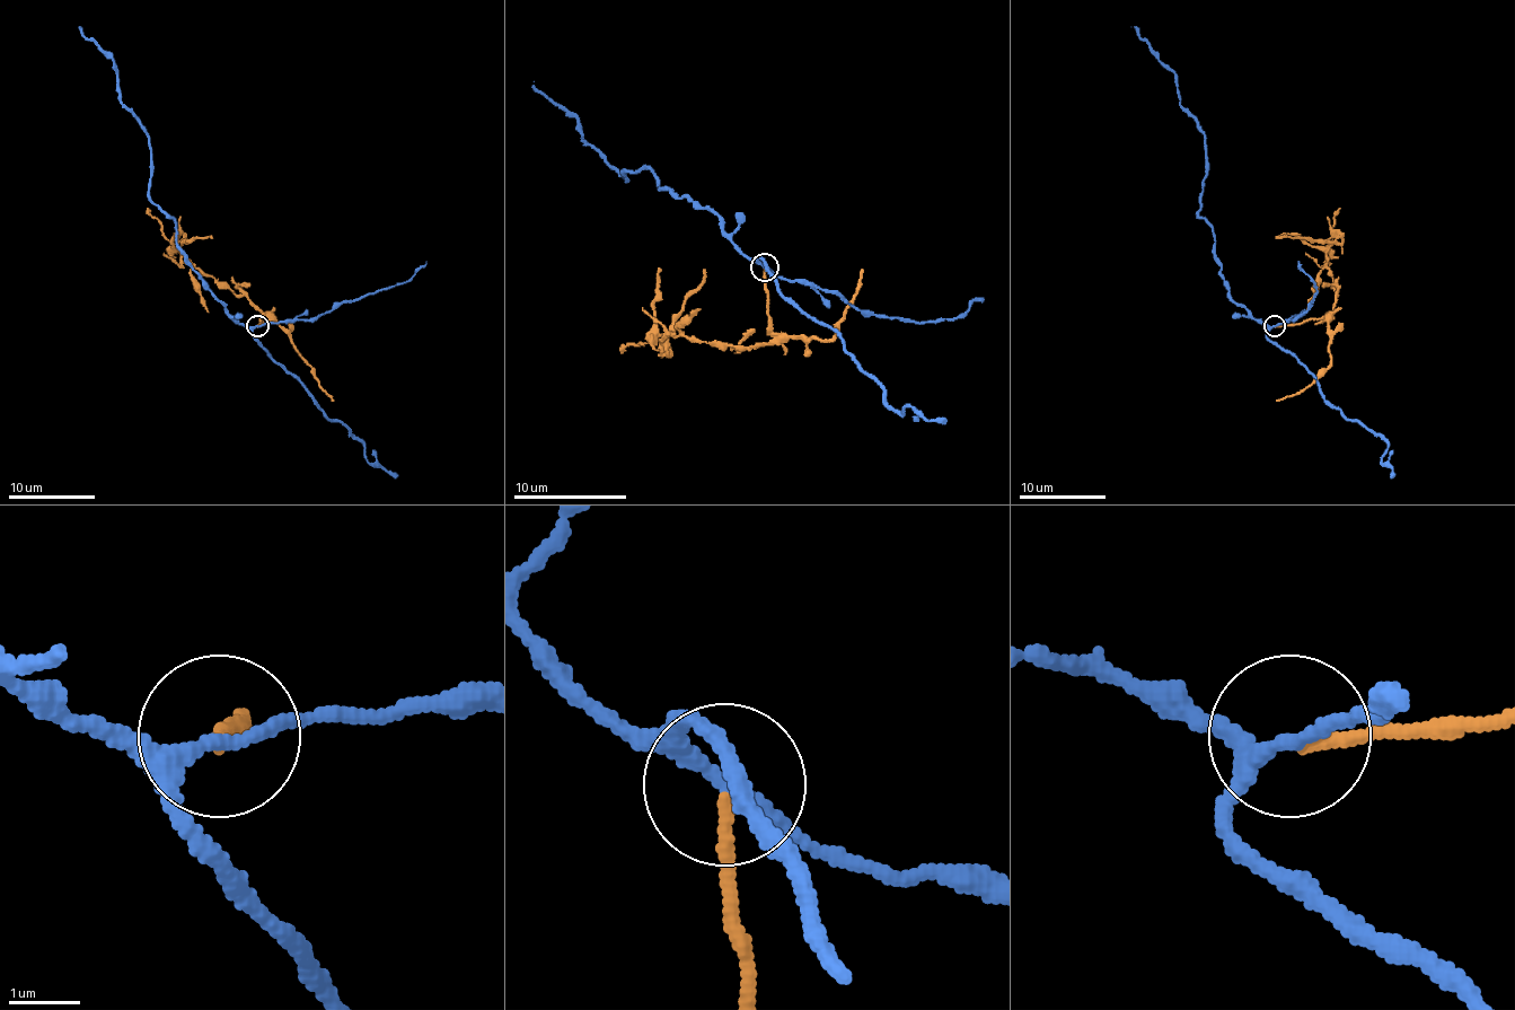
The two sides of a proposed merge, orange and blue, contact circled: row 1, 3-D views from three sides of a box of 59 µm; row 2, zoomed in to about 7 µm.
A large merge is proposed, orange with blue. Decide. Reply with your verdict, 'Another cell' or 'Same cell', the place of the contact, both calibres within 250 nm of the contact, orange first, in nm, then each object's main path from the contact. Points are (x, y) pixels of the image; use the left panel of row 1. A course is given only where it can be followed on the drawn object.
Another cell. Place: (257, 325). Thickness 170 nm (orange) against 200 nm. Course of orange: (257, 327), (264, 316), (245, 295), (234, 295), (212, 277), (205, 277), (179, 248), (184, 242), (212, 236). Course of blue: (257, 325), (240, 325), (177, 244), (177, 229), (151, 199), (149, 133), (121, 100), (116, 66), (79, 26)

